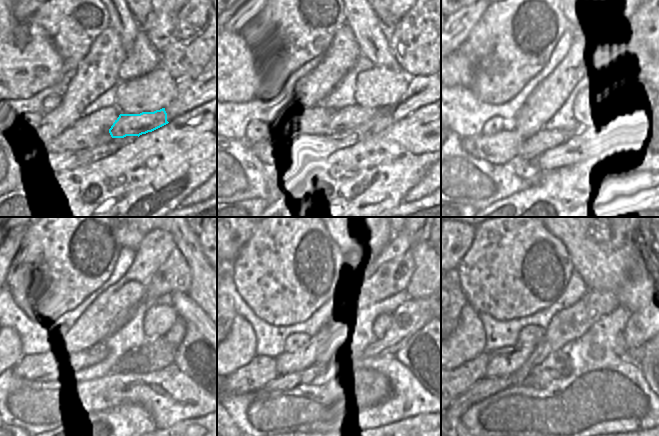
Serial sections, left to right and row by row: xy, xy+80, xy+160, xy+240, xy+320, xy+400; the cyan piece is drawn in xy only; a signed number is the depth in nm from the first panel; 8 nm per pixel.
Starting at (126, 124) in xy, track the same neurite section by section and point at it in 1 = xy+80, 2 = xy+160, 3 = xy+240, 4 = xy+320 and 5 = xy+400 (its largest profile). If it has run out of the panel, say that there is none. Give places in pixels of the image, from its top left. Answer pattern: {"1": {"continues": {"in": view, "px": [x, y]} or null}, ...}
{"1": {"continues": {"in": "xy+80", "px": [349, 118]}}, "2": {"continues": {"in": "xy+160", "px": [536, 145]}}, "3": {"continues": {"in": "xy+240", "px": [84, 371]}}, "4": {"continues": {"in": "xy+320", "px": [288, 381]}}, "5": {"continues": {"in": "xy+400", "px": [486, 387]}}}

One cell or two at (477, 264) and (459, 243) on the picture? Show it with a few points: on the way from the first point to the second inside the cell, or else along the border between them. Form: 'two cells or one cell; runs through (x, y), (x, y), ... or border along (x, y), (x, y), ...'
two cells; border along (475, 229), (469, 249), (454, 269)

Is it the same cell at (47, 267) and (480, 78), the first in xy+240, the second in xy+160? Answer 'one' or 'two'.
one

